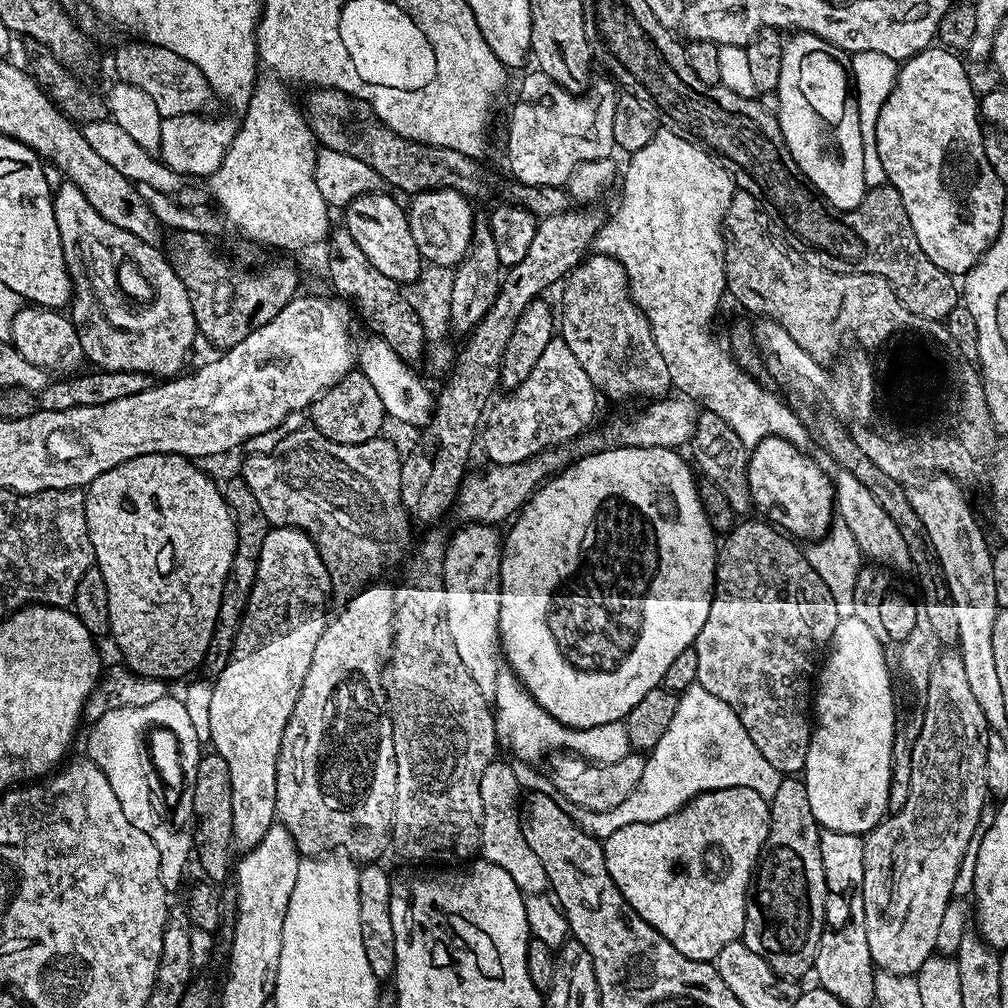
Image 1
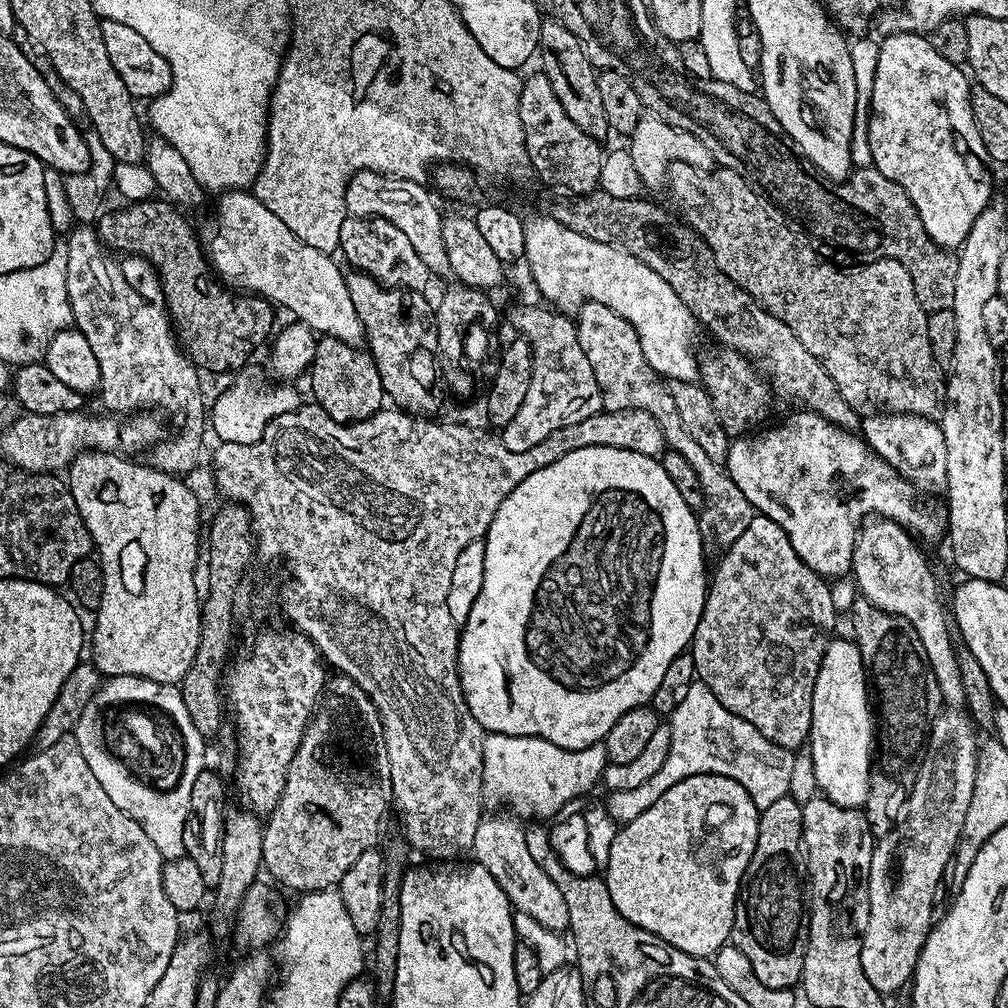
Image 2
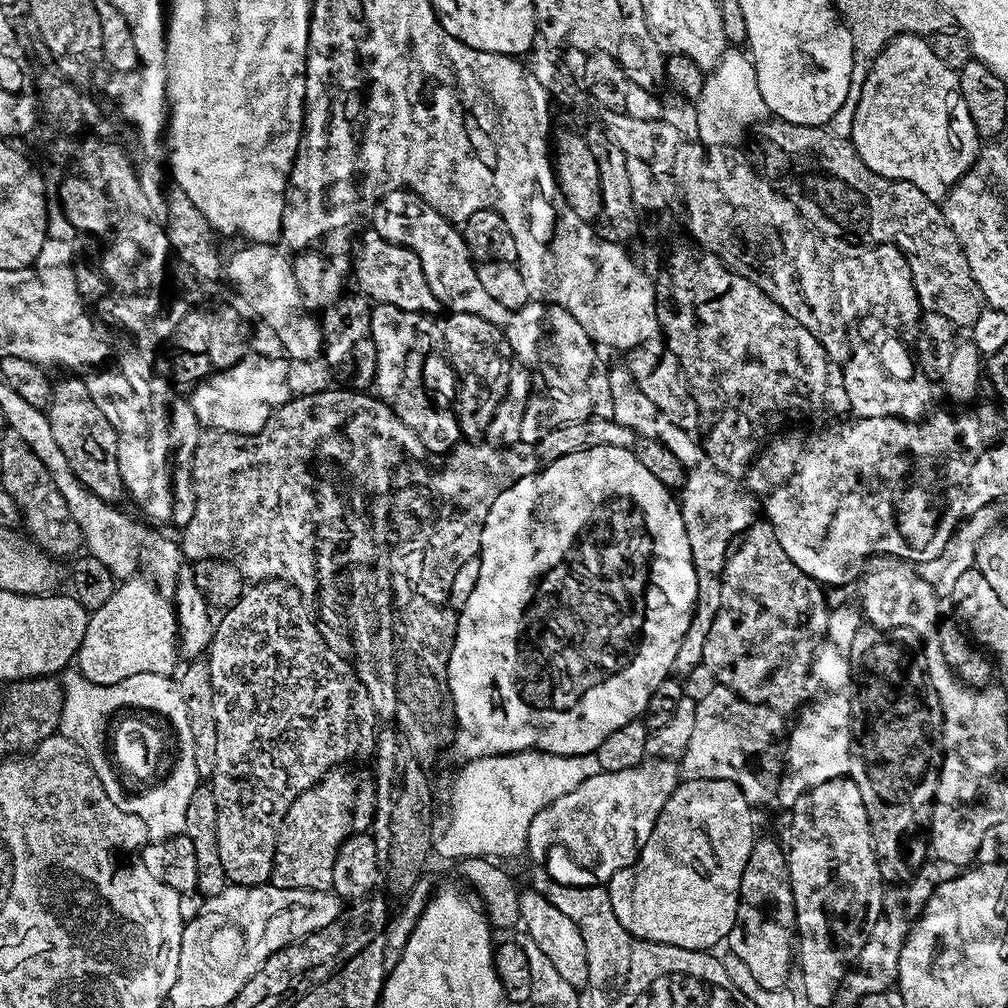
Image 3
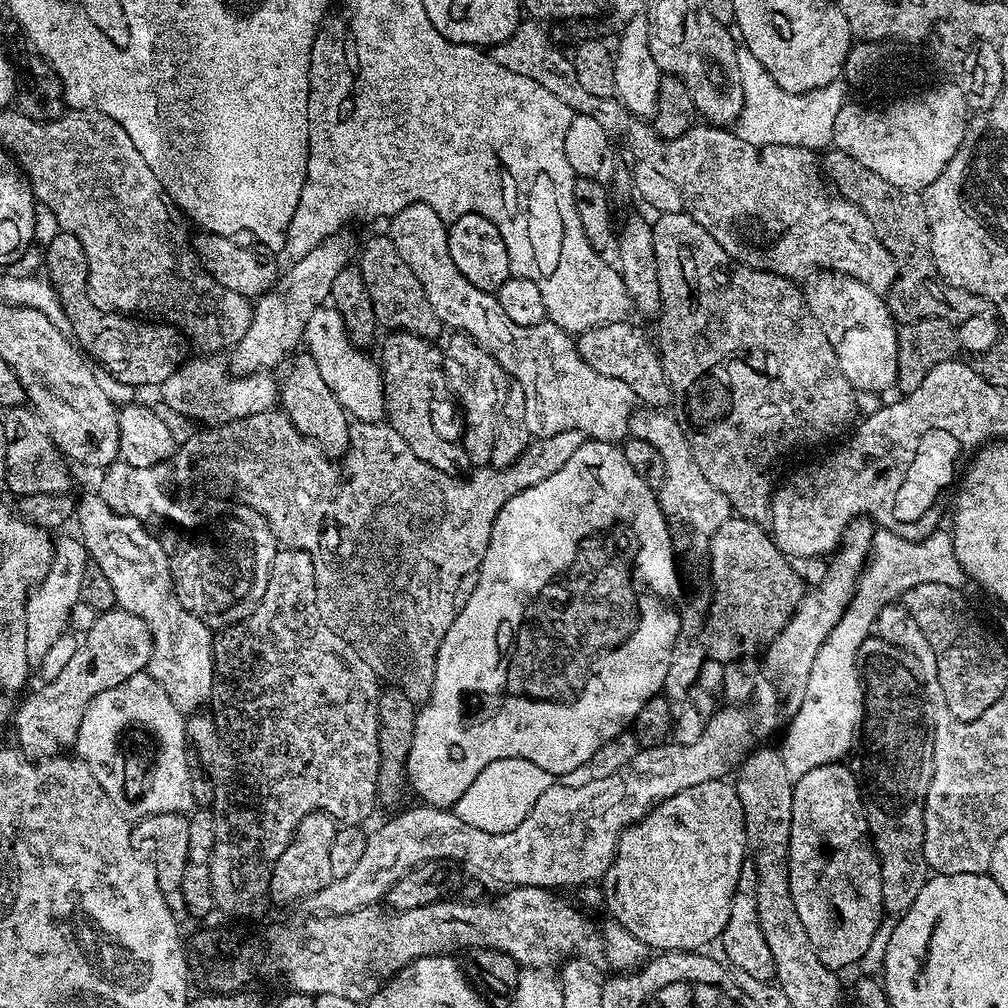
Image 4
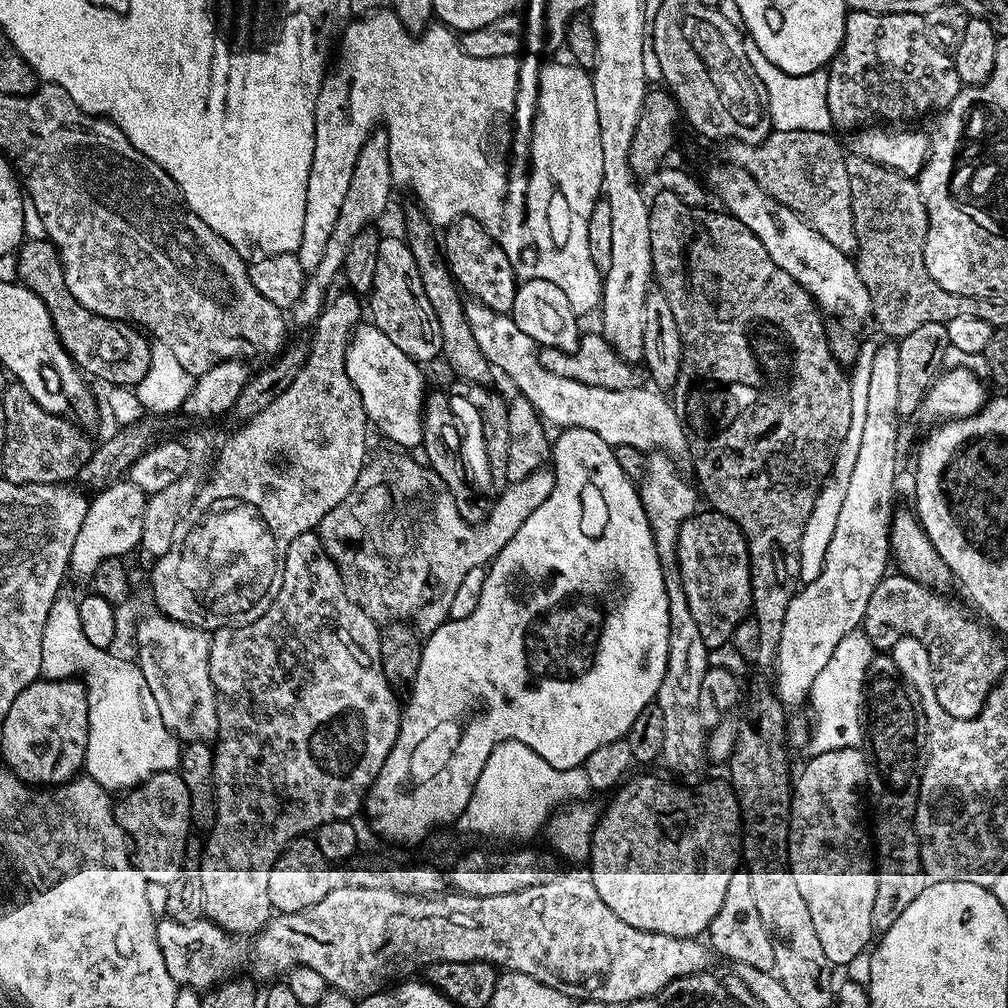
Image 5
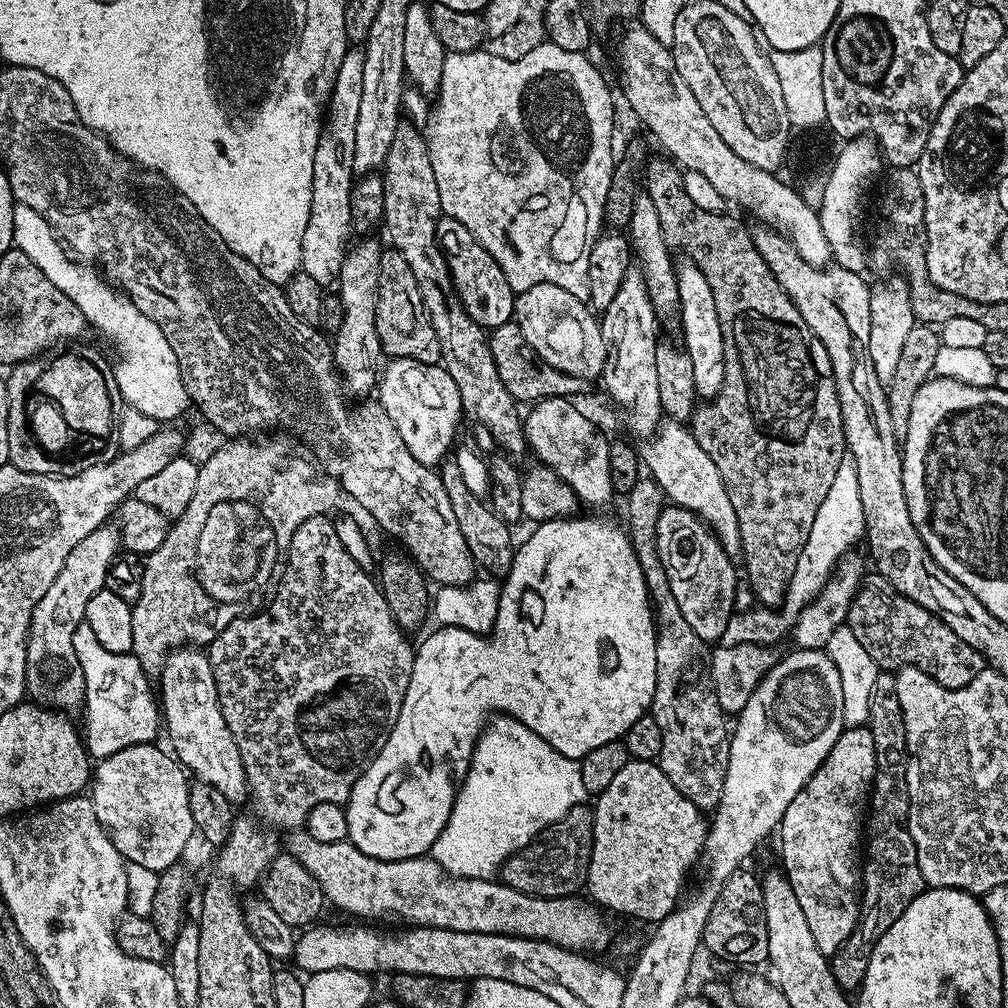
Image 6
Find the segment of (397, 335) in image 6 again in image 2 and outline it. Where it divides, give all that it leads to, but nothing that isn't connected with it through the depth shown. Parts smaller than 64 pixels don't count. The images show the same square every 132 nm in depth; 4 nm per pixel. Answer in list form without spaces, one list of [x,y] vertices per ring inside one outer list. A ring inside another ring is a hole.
[[[345,216],[338,252],[352,263],[351,267],[355,271],[366,273],[386,288],[403,288],[409,292],[423,293],[428,280],[430,281],[426,262],[418,258],[406,234],[402,234],[402,230],[394,226],[394,222],[377,216]]]

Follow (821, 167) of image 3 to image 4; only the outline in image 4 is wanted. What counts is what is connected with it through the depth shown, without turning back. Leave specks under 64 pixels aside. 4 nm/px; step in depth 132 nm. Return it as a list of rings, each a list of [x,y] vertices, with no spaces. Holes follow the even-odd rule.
[[[825,151],[822,156],[822,168],[829,177],[832,175],[836,179],[836,184],[840,187],[837,188],[839,195],[857,204],[866,214],[866,218],[870,218],[874,234],[878,234],[882,246],[886,246],[886,250],[890,250],[894,258],[896,281],[886,293],[888,309],[892,311],[893,320],[900,324],[909,324],[922,318],[938,318],[959,326],[971,316],[993,315],[994,309],[989,301],[961,288],[950,286],[937,274],[932,257],[930,226],[919,191],[894,186],[894,182],[886,182],[882,174],[866,170],[862,162],[850,158],[850,154],[845,152]]]

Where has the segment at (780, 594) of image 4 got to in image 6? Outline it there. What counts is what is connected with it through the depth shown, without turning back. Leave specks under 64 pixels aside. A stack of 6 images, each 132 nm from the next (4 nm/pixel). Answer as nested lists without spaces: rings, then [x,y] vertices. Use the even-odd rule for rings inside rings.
[[[669,503],[658,514],[656,526],[656,549],[658,558],[662,558],[662,570],[666,570],[666,582],[670,582],[670,590],[682,609],[686,623],[694,629],[694,634],[702,638],[704,643],[712,646],[722,638],[722,630],[726,630],[726,622],[730,622],[732,613],[736,608],[736,568],[733,557],[726,554],[722,542],[712,533],[705,520],[699,520],[690,510],[679,508],[677,504]]]

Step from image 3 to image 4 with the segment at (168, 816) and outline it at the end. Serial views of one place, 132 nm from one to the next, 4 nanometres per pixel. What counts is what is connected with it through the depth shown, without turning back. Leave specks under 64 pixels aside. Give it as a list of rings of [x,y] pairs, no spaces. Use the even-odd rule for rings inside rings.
[[[147,671],[128,676],[126,682],[113,684],[105,692],[99,692],[90,702],[86,714],[82,718],[82,726],[76,731],[75,755],[90,766],[94,778],[98,778],[98,786],[106,790],[110,802],[114,802],[117,810],[124,815],[129,822],[139,822],[148,816],[166,812],[178,812],[188,814],[193,811],[192,779],[190,778],[190,766],[186,758],[186,734],[184,733],[185,713],[180,712],[170,700],[170,694],[154,682]],[[132,720],[142,720],[148,726],[154,728],[154,732],[160,738],[160,768],[154,772],[154,780],[150,784],[150,802],[144,802],[140,808],[136,806],[130,810],[122,802],[122,766],[120,766],[120,752],[124,742],[114,742],[116,732]]]

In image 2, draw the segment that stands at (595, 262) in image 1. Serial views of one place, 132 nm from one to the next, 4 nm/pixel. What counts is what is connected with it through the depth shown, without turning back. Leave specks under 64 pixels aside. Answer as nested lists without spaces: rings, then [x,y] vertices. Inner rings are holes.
[[[587,300],[575,313],[574,323],[582,354],[586,354],[586,362],[590,362],[594,378],[598,378],[598,390],[602,394],[604,408],[609,412],[625,412],[629,408],[650,414],[650,418],[662,426],[665,445],[682,454],[694,468],[704,495],[704,506],[698,512],[704,550],[709,557],[723,556],[730,545],[742,538],[746,526],[750,526],[754,515],[752,503],[746,494],[742,494],[742,490],[738,490],[738,486],[734,486],[734,478],[728,476],[725,465],[721,461],[711,460],[706,450],[702,450],[702,446],[698,446],[698,442],[686,434],[682,418],[678,418],[678,406],[668,392],[668,384],[646,362],[646,354],[642,354],[642,342],[638,342],[634,326],[614,314],[610,306],[602,306],[602,302],[597,300]]]

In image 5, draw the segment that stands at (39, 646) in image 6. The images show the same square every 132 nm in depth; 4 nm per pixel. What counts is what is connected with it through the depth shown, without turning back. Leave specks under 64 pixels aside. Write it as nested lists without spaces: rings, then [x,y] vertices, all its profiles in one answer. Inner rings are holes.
[[[123,478],[101,487],[95,494],[96,497],[91,497],[82,530],[78,530],[78,538],[74,538],[70,565],[73,577],[76,575],[91,578],[99,561],[124,558],[127,557],[127,552],[140,548],[142,518],[146,510],[146,494],[143,490],[134,486],[131,480]]]

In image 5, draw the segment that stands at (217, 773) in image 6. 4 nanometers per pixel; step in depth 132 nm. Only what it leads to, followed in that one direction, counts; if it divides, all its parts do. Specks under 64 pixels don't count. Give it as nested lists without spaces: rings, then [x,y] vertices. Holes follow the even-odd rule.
[[[152,610],[136,624],[136,656],[142,678],[158,702],[162,722],[181,742],[215,741],[218,734],[216,691],[210,678],[211,635],[203,628],[172,620],[159,610]]]

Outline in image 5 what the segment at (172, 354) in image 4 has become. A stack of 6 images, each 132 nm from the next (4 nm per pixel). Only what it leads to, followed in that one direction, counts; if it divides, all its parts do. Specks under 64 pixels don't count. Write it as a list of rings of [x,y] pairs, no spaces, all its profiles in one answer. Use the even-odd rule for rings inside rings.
[[[25,239],[18,249],[16,272],[19,283],[24,284],[42,302],[46,302],[46,310],[50,310],[50,318],[56,327],[62,346],[70,354],[77,368],[89,377],[97,376],[105,380],[108,386],[135,386],[146,378],[146,370],[150,370],[152,344],[149,337],[139,327],[123,320],[107,320],[105,316],[94,314],[70,294],[70,286],[66,286],[64,267],[60,255],[51,240]]]

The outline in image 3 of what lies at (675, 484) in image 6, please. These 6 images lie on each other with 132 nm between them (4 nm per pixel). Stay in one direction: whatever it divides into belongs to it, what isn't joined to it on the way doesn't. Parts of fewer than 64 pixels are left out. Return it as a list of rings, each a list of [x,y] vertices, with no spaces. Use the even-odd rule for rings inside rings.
[[[403,188],[387,192],[381,200],[371,205],[370,228],[371,231],[382,234],[382,238],[409,248],[416,255],[418,262],[422,262],[422,274],[426,274],[426,282],[430,282],[430,290],[434,290],[434,298],[438,298],[441,309],[449,313],[478,314],[478,318],[486,318],[486,322],[494,322],[494,326],[502,330],[506,342],[510,342],[513,357],[532,374],[532,395],[528,397],[526,415],[522,418],[520,444],[536,444],[547,432],[563,424],[588,420],[592,416],[611,417],[609,365],[600,361],[600,356],[596,353],[597,345],[565,308],[559,308],[557,304],[530,302],[518,310],[510,310],[494,302],[494,298],[486,294],[482,282],[478,282],[477,265],[468,253],[461,229],[453,221],[434,211],[418,194]]]

